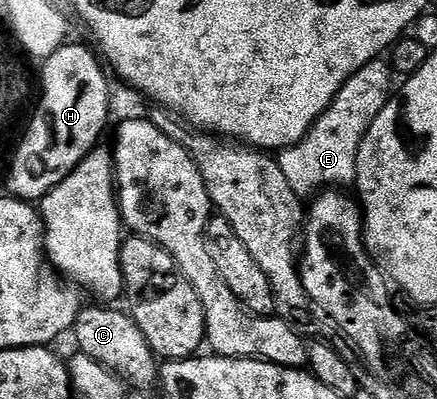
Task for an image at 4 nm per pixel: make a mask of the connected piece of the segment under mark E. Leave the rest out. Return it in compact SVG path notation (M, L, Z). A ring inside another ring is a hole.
M379 58L364 65L344 82L328 110L324 110L308 134L291 148L283 148L277 153L280 170L284 170L284 178L288 178L288 186L292 186L297 196L314 198L323 190L349 189L349 184L351 187L357 181L356 158L360 154L360 142L364 142L364 134L368 134L376 114L380 114L392 98L390 76L392 69L385 59Z

